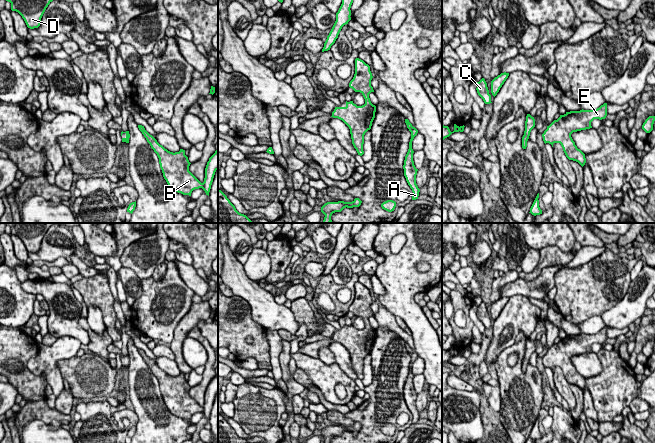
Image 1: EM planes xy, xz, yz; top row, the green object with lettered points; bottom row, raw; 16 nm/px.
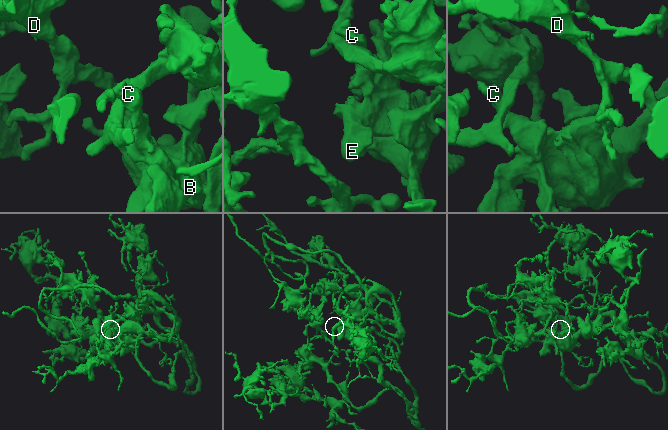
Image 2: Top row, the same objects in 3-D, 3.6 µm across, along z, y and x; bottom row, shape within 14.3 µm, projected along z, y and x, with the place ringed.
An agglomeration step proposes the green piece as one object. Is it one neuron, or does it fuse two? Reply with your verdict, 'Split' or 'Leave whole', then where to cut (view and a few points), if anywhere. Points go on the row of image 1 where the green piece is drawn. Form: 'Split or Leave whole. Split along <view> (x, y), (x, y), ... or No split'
Leave whole. No split

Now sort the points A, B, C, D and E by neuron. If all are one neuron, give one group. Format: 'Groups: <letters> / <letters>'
Groups: A B C D E

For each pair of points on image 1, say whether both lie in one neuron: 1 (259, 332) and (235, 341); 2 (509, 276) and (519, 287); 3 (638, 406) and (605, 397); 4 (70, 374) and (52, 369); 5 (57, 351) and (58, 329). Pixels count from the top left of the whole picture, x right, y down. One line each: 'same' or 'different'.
1: same
2: different
3: different
4: different
5: different

